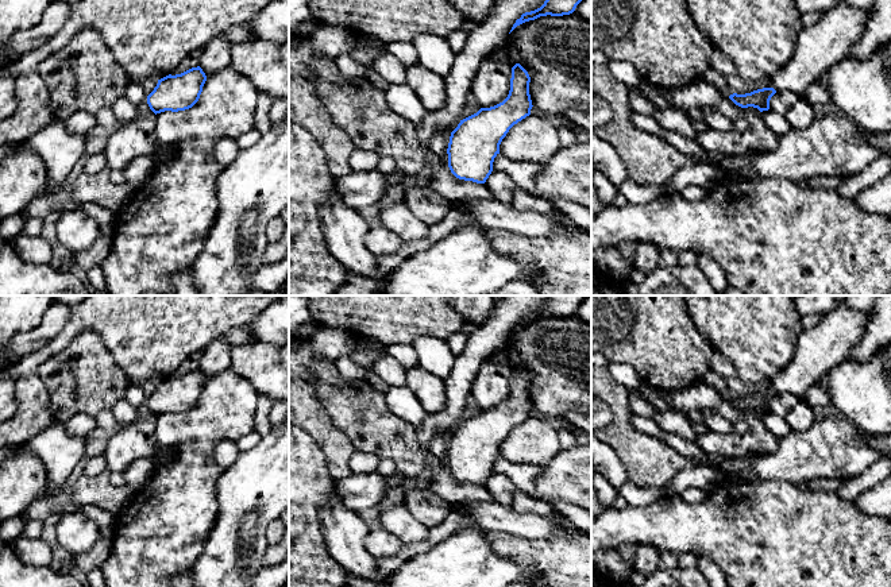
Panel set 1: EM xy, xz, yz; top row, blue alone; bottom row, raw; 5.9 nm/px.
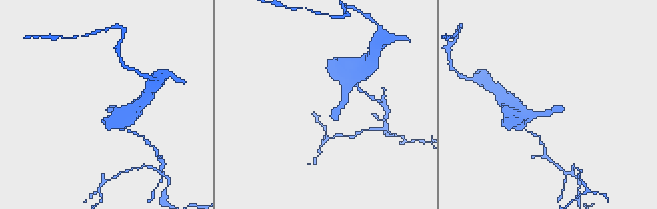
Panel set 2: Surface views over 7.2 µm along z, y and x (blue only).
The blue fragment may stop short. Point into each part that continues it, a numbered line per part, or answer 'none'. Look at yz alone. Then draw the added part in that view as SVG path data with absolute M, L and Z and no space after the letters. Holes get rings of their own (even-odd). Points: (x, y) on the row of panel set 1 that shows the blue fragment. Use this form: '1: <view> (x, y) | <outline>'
1: yz (821, 46) | M846 0L834 4L818 23L799 32L792 58L771 77L770 88L776 93L791 90L803 96L814 81L845 57L872 12L873 7L863 11Z

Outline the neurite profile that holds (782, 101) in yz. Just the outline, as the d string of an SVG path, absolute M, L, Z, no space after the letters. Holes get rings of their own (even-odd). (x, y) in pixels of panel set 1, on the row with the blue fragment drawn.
M791 90L775 93L770 100L770 109L784 115L799 97L799 94Z

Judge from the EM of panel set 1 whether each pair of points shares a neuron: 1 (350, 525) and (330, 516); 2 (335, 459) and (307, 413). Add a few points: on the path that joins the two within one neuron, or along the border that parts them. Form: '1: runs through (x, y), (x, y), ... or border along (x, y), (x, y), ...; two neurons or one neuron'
1: runs through (344, 525), (335, 520); one neuron
2: runs through (335, 448), (335, 444), (317, 424); one neuron

